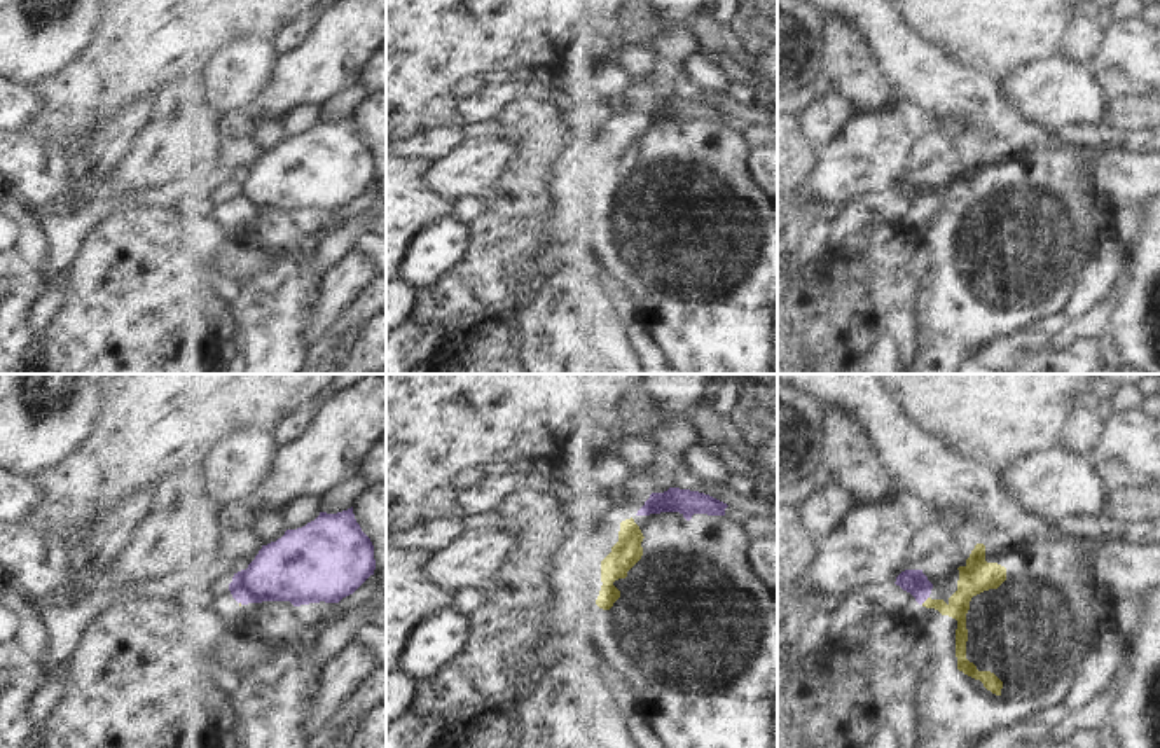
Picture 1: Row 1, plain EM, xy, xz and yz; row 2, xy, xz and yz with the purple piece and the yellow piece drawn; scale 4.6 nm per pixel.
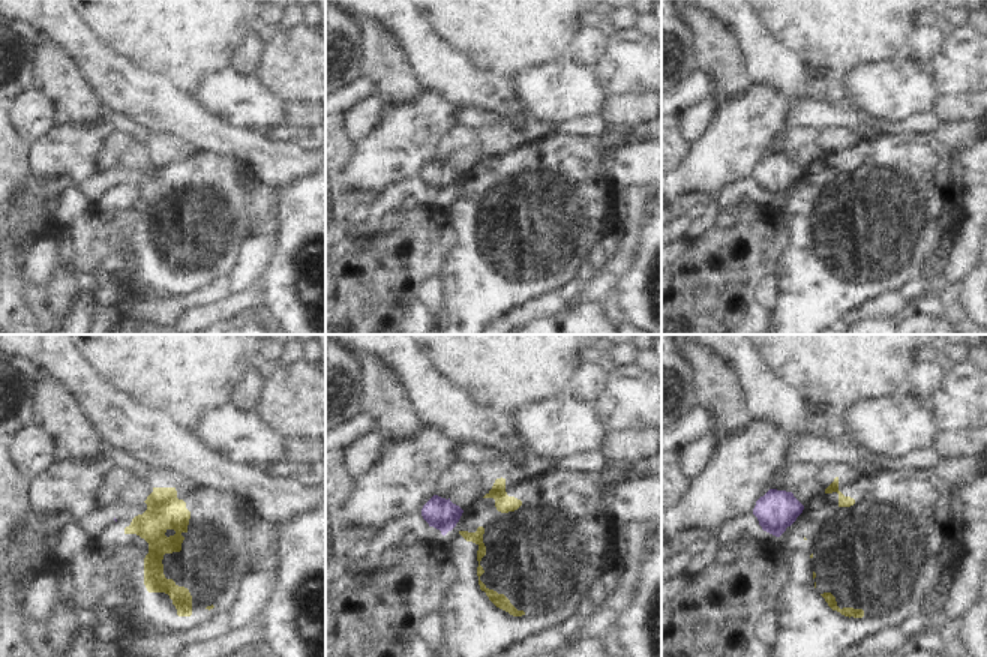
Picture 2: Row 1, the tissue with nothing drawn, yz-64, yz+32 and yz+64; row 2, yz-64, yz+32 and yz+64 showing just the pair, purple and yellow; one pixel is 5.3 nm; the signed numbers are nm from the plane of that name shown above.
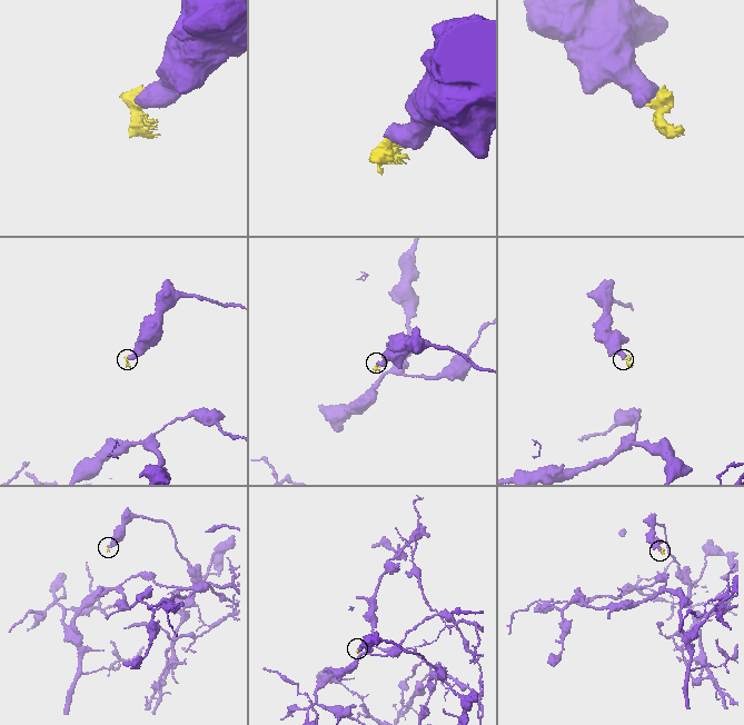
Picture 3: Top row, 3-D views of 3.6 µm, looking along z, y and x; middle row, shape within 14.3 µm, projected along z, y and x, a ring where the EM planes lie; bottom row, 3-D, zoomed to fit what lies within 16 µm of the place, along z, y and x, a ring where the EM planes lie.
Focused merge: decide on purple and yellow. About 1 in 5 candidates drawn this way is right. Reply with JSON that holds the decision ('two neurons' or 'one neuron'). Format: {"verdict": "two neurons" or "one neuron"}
{"verdict": "two neurons"}

